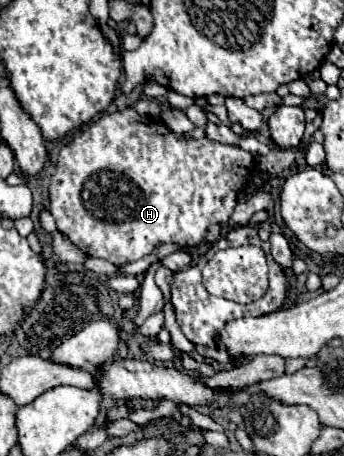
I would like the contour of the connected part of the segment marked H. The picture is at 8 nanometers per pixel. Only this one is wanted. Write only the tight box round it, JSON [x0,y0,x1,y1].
[48,108,254,266]

